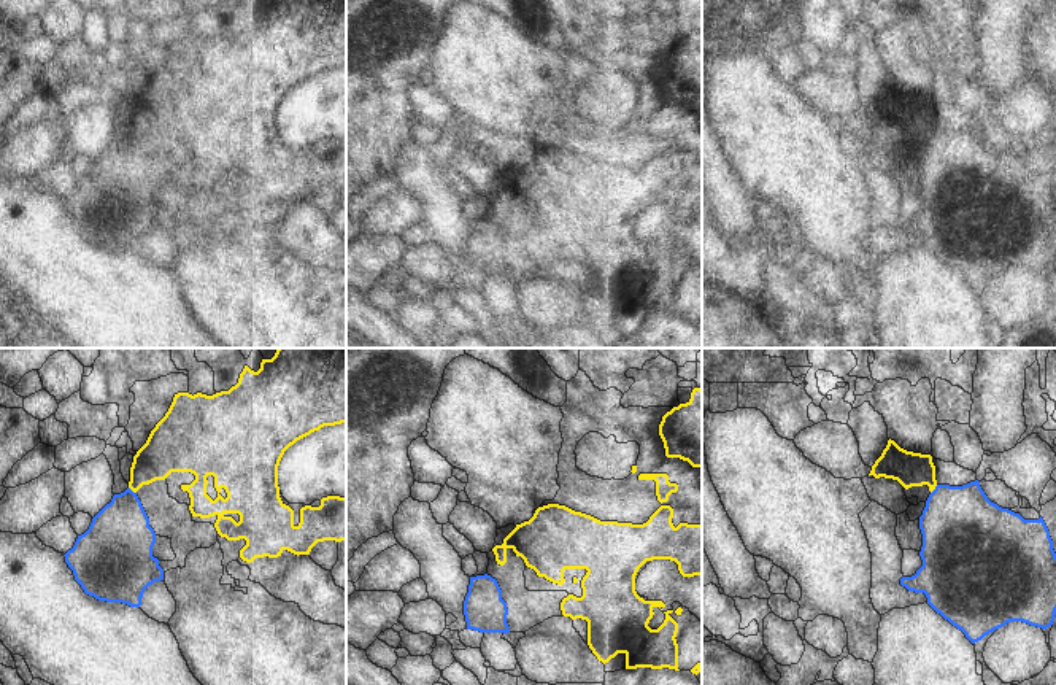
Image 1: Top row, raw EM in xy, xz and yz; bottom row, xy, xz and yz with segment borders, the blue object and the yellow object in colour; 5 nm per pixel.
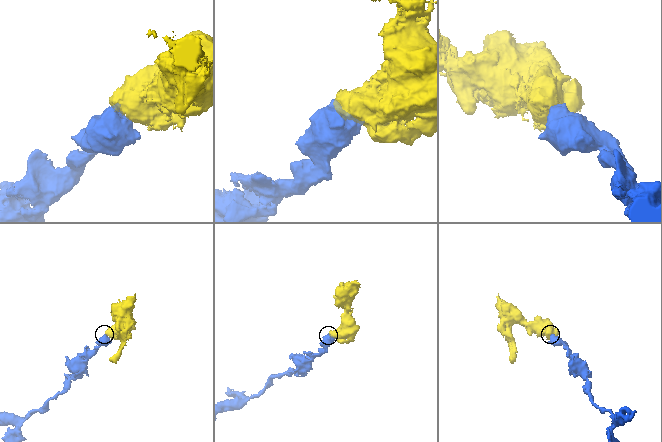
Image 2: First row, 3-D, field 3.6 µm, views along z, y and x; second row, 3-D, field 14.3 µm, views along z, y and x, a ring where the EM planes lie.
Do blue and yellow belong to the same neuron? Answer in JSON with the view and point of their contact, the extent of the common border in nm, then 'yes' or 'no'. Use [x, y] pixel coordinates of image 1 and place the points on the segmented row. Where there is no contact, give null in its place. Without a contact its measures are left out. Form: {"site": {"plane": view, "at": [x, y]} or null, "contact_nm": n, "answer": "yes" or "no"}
{"site": {"plane": "yz", "at": [934, 490]}, "contact_nm": 60, "answer": "yes"}

